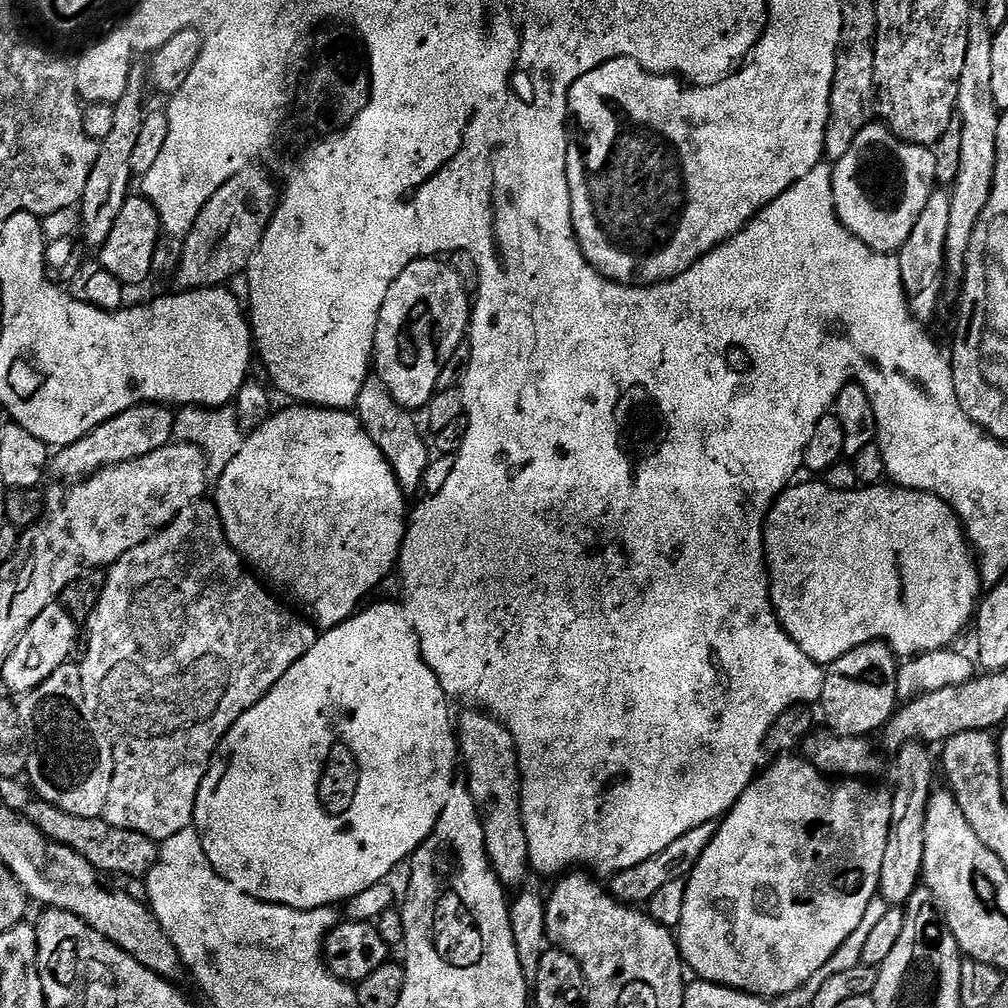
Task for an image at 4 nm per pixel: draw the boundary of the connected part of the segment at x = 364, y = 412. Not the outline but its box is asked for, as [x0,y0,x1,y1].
[354,378,430,493]

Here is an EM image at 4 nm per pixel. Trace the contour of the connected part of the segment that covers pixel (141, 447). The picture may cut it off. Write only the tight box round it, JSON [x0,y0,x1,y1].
[54,404,176,478]

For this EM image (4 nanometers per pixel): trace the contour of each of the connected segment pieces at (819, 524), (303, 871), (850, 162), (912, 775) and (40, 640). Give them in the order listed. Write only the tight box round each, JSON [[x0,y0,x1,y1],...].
[[764,482,982,665],[194,602,458,910],[832,122,937,254],[879,742,934,906],[3,602,78,694]]

